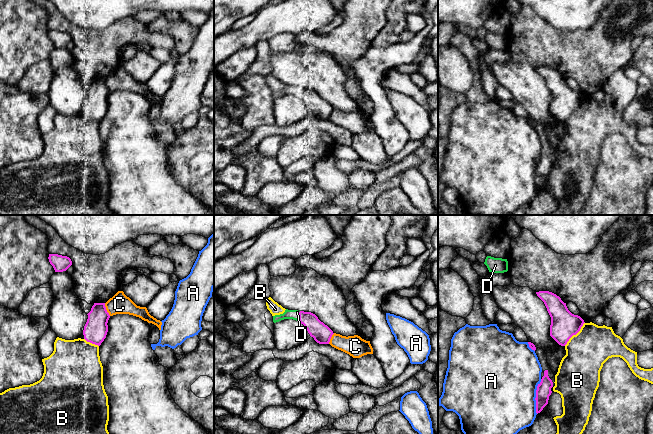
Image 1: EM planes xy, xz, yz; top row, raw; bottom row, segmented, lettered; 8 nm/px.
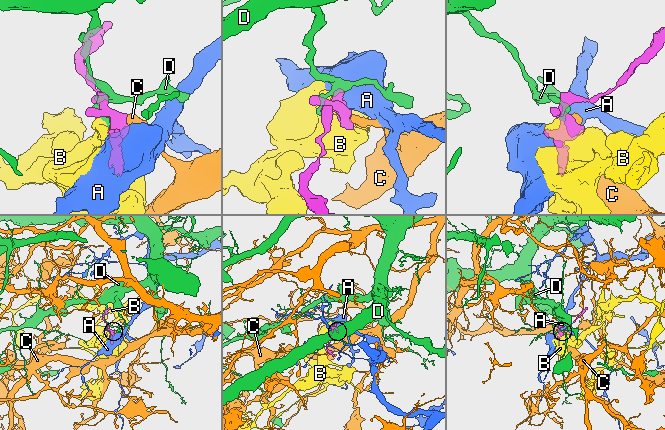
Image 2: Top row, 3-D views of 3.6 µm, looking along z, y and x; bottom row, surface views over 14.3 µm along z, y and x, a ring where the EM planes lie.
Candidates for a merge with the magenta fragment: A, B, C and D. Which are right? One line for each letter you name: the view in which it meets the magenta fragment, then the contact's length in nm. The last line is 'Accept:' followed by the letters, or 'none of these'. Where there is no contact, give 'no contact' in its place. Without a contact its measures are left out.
D: xz | 80 nm
Accept: D

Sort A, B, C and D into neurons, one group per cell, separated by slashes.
A / B / C / D

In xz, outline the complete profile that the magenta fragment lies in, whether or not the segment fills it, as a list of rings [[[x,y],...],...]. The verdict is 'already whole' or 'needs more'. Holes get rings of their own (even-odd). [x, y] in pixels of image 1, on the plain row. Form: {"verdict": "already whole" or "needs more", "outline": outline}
{"verdict": "needs more", "outline": [[[286,85],[283,90],[273,92],[273,98],[284,95],[299,97],[307,105],[308,109],[319,120],[329,120],[333,107],[321,98],[318,93],[311,88]]]}

